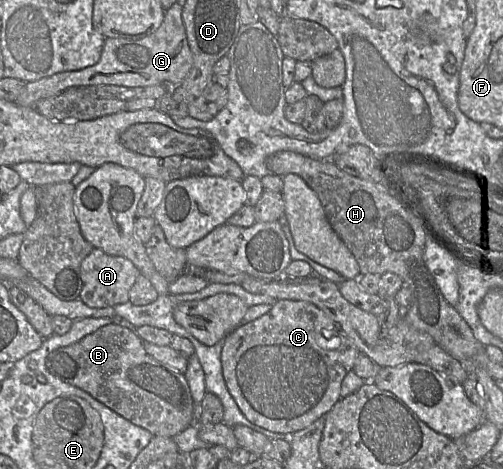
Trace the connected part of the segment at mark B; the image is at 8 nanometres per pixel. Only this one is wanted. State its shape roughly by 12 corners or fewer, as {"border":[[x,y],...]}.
{"border":[[113,323],[52,351],[53,375],[153,436],[192,424],[185,375]]}

